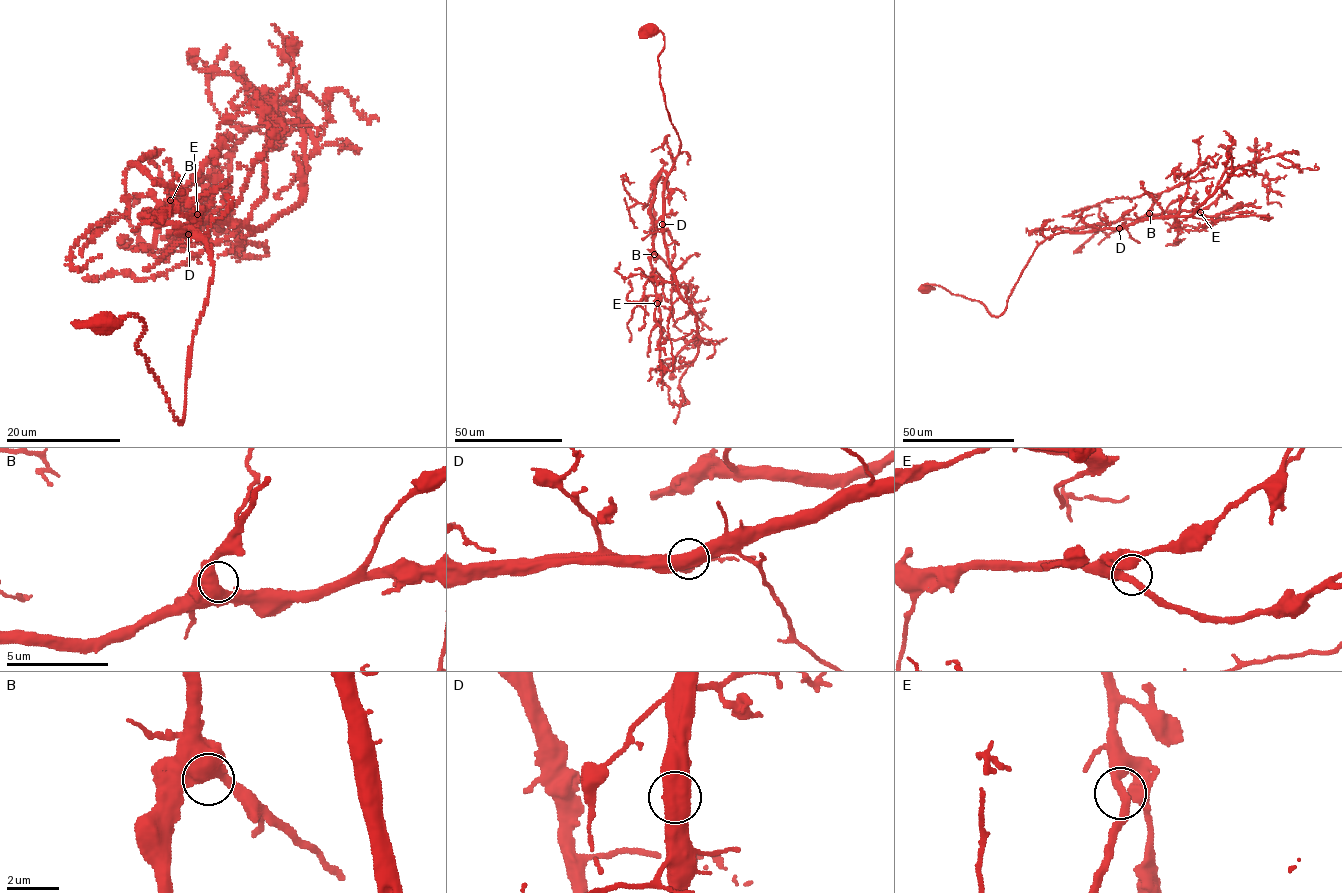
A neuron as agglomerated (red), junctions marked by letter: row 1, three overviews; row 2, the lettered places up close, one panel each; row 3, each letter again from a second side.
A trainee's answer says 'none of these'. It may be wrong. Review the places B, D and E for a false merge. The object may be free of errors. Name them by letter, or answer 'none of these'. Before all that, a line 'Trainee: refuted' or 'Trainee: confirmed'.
Trainee: confirmed
none of these

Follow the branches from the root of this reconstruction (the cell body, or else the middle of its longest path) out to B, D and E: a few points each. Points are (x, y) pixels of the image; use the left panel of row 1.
B: (99, 321), (143, 320), (137, 351), (182, 423), (213, 255), (191, 227), (147, 212), (166, 213), (170, 200)
D: (99, 321), (143, 320), (137, 351), (182, 423), (189, 348), (213, 264), (192, 227), (179, 230), (187, 233)
E: (99, 321), (143, 320), (137, 351), (182, 423), (213, 255), (191, 227), (147, 212), (173, 204), (197, 214)

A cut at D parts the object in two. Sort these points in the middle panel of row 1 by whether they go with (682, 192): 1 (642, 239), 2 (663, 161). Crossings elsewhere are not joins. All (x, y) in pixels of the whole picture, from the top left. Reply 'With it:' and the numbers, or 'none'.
With it: none

